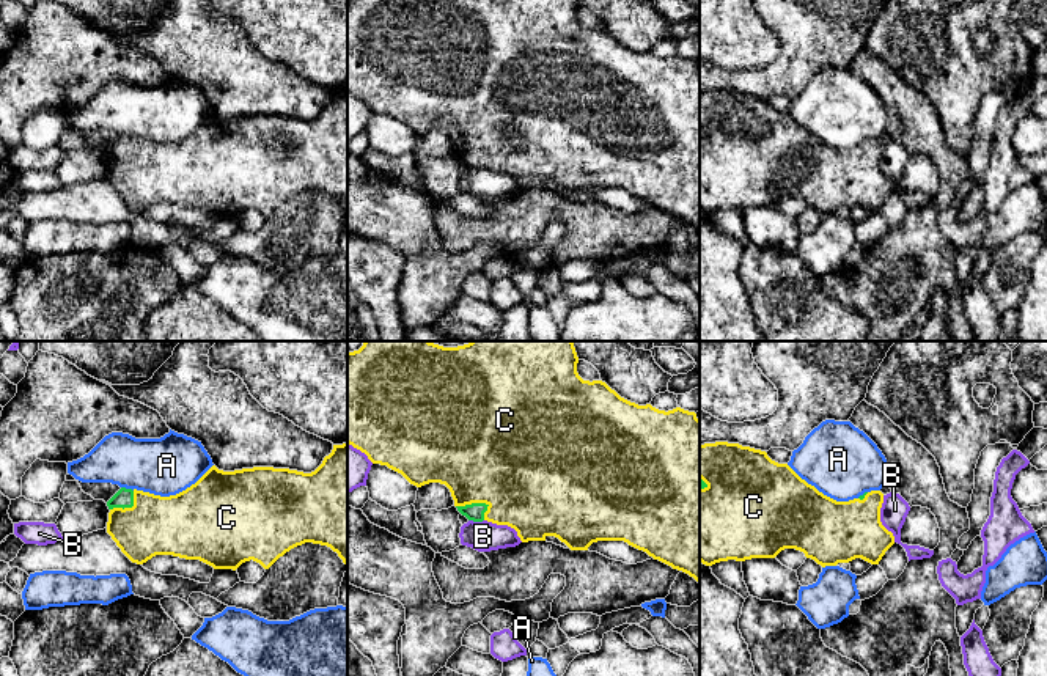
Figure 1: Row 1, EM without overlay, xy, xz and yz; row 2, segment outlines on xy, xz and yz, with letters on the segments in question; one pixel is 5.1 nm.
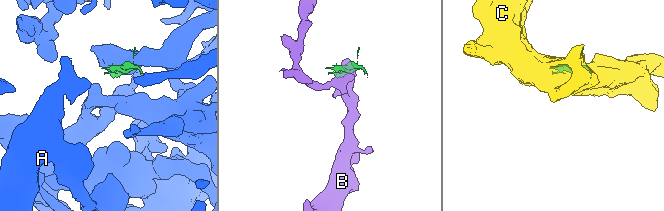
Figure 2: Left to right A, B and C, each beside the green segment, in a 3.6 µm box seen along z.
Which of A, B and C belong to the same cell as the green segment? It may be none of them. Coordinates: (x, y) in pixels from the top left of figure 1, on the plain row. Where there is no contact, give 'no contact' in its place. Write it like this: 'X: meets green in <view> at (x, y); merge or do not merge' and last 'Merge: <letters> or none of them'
A: meets green in xy at (128, 137); do not merge
B: meets green in xz at (477, 168); do not merge
C: meets green in xz at (473, 151); merge
Merge: C

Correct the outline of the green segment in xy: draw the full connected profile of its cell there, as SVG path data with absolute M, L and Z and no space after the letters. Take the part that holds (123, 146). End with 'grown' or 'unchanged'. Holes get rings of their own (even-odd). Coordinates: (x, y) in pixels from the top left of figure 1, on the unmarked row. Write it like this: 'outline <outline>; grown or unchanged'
outline M347 91L333 93L332 101L311 121L274 115L223 119L212 113L195 132L176 143L160 145L121 135L107 154L110 157L107 181L137 212L156 203L173 203L200 208L214 217L236 219L250 208L269 217L286 200L305 190L330 195L347 212Z; grown

